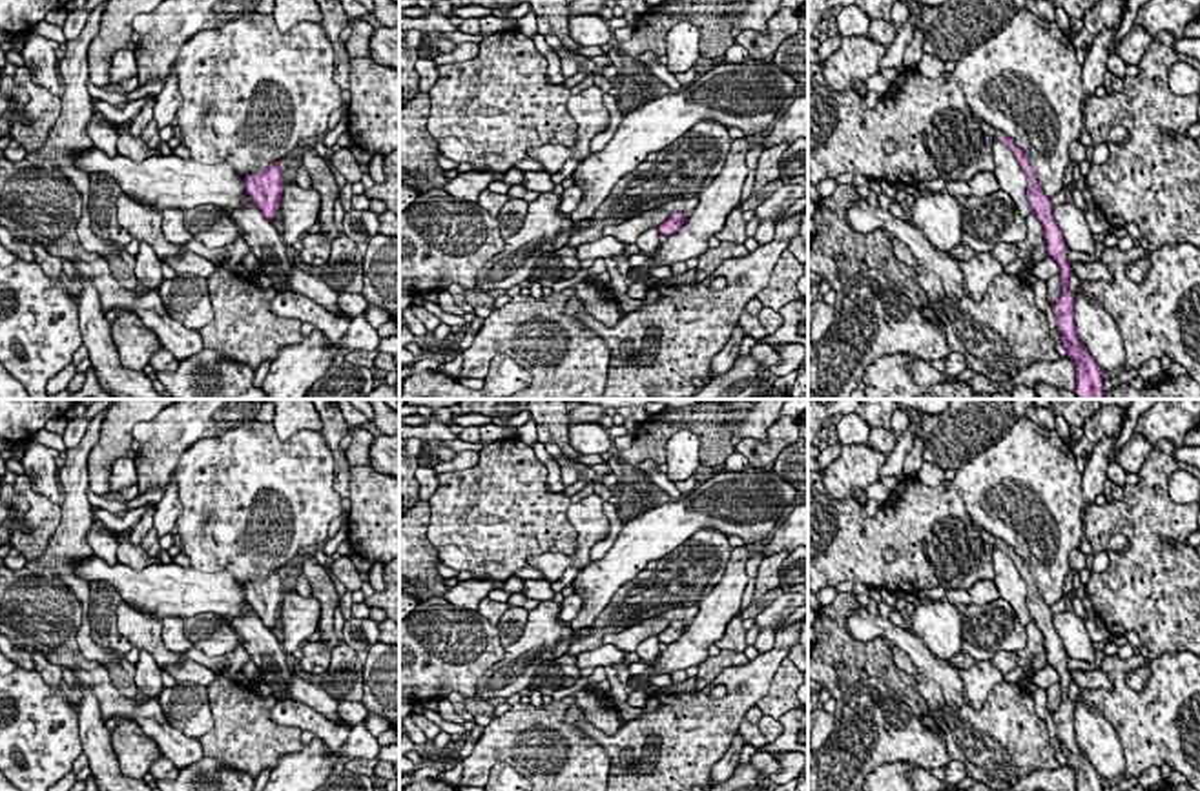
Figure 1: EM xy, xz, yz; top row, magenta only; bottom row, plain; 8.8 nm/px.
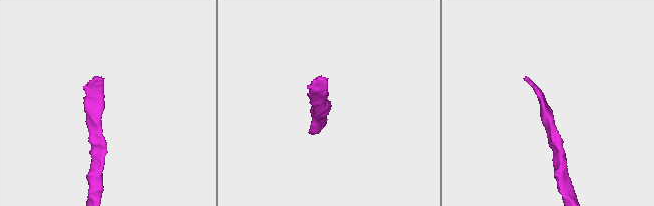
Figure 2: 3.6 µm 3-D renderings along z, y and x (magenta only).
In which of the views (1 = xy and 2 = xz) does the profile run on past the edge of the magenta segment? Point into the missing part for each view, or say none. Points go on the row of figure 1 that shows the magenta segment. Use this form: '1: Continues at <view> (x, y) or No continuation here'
1: No continuation here
2: No continuation here

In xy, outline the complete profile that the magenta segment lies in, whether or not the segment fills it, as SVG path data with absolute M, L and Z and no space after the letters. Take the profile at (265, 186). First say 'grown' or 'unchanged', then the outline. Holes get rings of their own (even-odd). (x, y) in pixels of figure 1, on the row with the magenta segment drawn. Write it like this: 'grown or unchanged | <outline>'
unchanged | M279 162L248 175L244 182L252 202L257 206L263 217L272 222L279 213L277 206L284 186Z

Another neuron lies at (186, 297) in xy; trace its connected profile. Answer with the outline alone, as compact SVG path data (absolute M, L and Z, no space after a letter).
M186 272L177 273L173 279L164 279L159 286L159 295L170 317L186 328L201 330L213 319L210 288L201 275Z

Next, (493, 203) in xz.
M483 190L478 197L478 204L487 210L494 219L498 217L503 204L509 200L503 193L492 193L491 190Z

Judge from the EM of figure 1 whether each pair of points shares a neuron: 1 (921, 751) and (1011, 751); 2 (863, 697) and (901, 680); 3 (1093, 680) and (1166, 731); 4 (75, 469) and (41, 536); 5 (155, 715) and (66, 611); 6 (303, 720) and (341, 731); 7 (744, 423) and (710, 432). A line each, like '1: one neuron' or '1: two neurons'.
1: two neurons
2: two neurons
3: two neurons
4: two neurons
5: one neuron
6: one neuron
7: two neurons

